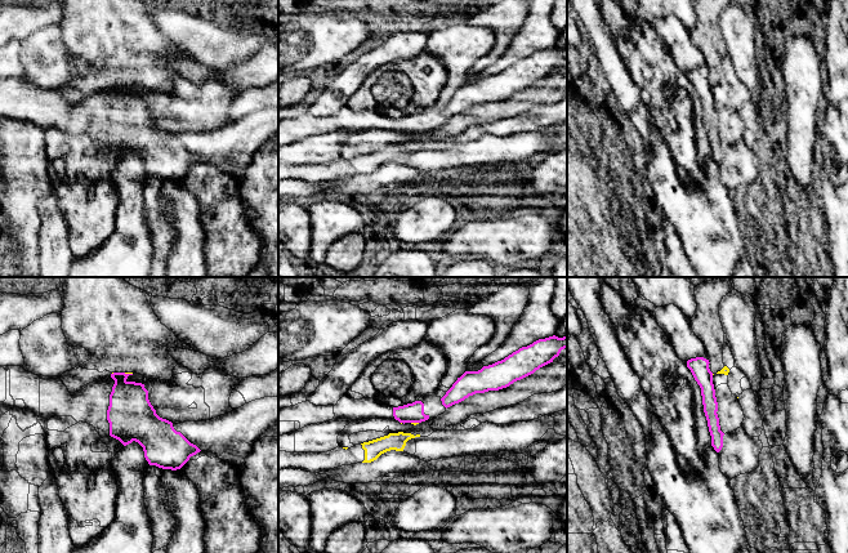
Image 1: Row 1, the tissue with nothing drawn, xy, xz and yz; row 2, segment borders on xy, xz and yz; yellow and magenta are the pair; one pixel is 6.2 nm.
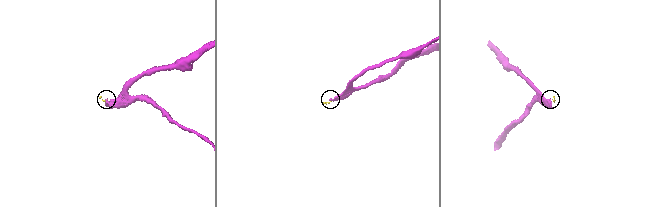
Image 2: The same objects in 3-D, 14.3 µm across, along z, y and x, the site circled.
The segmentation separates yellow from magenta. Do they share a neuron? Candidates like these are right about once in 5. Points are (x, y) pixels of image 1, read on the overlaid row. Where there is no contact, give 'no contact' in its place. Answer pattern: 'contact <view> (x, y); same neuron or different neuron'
contact xy (128, 373); different neuron

